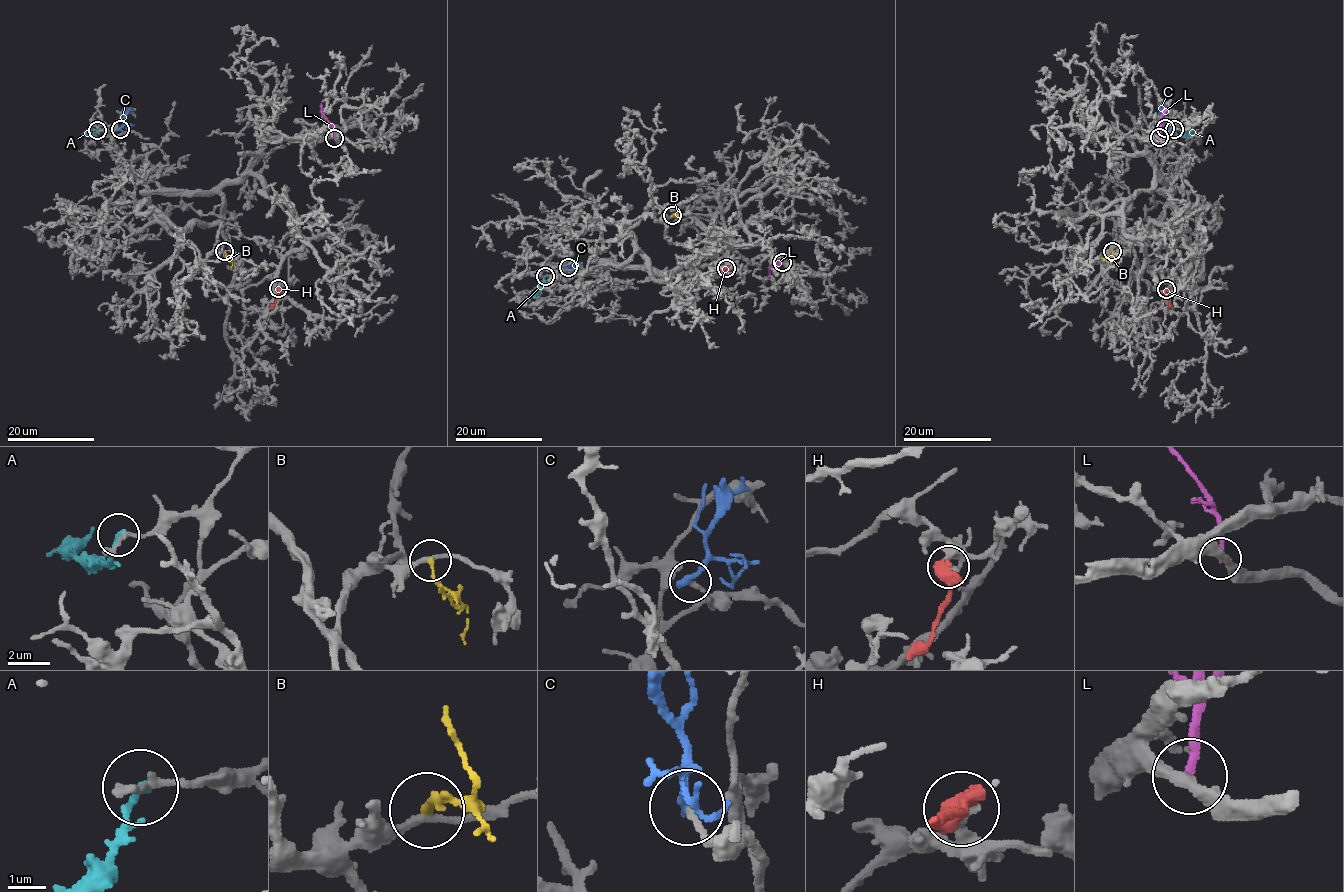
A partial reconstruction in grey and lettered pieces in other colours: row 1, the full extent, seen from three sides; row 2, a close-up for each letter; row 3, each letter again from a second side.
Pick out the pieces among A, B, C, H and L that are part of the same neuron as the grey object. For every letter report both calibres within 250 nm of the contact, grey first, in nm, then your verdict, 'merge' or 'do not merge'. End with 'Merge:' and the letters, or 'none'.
A: 300/200 nm | do not merge
B: 200/200 nm | do not merge
C: 180/360 nm | do not merge
H: 240/700 nm | do not merge
L: 360/240 nm | do not merge
Merge: none

